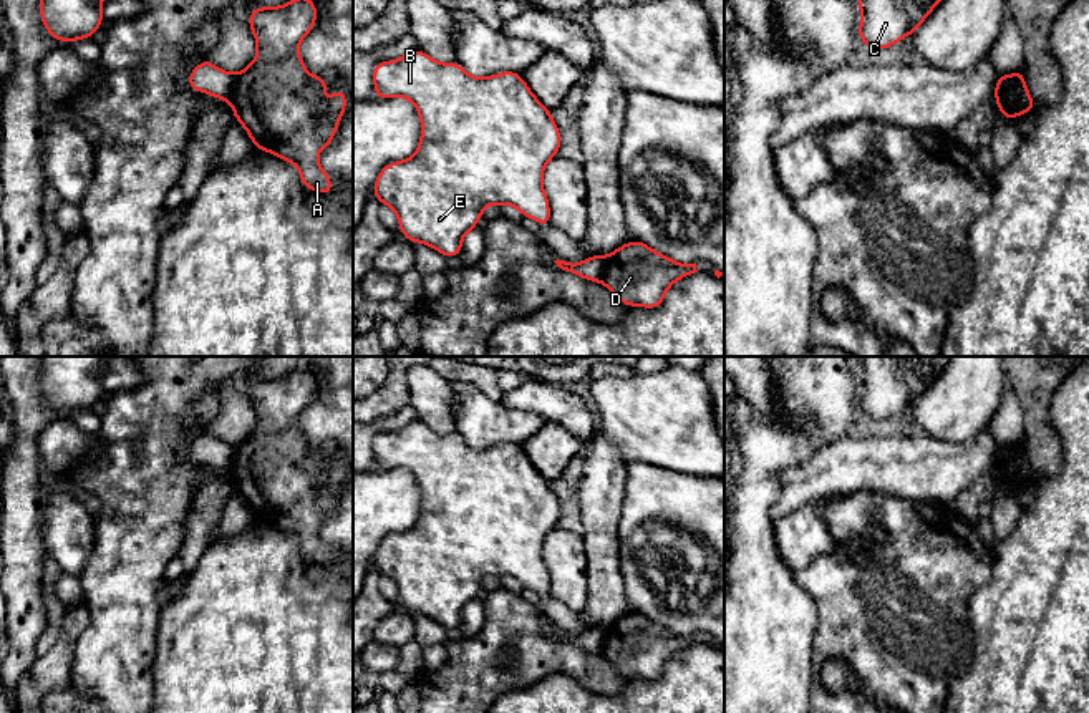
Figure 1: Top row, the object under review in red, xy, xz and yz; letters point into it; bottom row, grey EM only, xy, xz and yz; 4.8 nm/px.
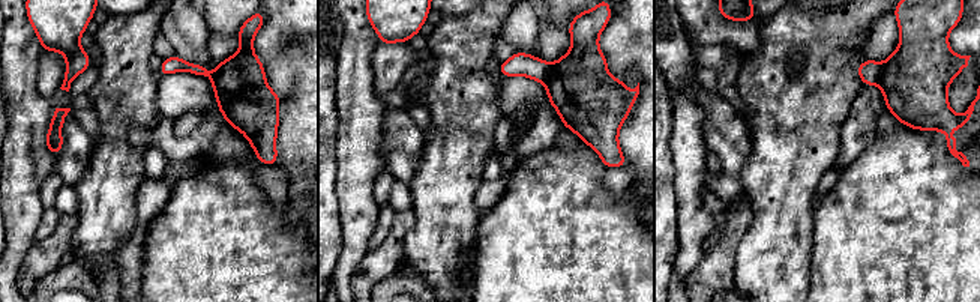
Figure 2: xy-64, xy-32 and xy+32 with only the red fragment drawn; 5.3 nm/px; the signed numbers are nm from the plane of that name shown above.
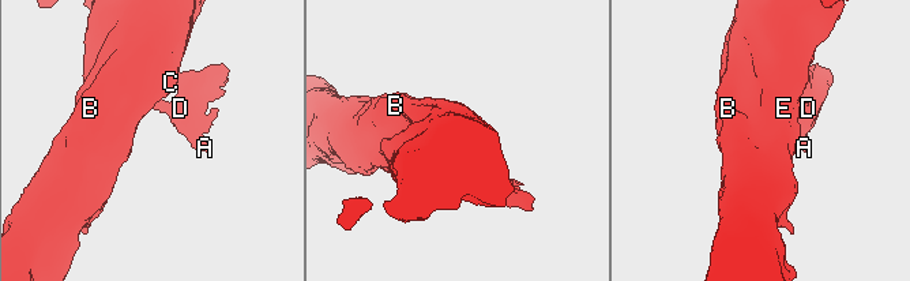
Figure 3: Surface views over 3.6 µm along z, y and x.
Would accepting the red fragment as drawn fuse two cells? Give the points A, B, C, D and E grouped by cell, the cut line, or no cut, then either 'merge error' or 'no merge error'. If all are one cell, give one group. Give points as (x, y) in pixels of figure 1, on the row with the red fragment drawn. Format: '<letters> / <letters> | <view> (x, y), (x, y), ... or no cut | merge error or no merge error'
A D / B C E | xy (236, 75), (236, 85), (227, 98) | merge error

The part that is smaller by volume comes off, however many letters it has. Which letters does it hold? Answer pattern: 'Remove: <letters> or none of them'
Remove: A, D

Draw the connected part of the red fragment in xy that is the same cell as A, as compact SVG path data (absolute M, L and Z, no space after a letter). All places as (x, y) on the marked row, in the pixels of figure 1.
M290 0L282 7L257 7L247 18L257 41L254 61L235 75L229 98L235 121L249 133L254 148L293 162L307 189L330 196L333 184L320 167L318 149L328 148L346 106L346 91L335 90L320 118L315 116L327 88L327 78L310 76L298 55L298 45L317 23L313 0Z

